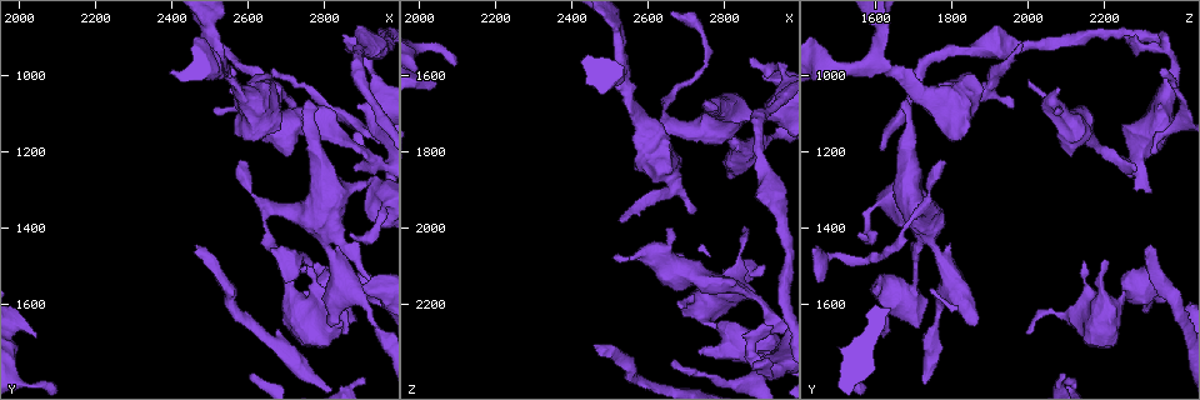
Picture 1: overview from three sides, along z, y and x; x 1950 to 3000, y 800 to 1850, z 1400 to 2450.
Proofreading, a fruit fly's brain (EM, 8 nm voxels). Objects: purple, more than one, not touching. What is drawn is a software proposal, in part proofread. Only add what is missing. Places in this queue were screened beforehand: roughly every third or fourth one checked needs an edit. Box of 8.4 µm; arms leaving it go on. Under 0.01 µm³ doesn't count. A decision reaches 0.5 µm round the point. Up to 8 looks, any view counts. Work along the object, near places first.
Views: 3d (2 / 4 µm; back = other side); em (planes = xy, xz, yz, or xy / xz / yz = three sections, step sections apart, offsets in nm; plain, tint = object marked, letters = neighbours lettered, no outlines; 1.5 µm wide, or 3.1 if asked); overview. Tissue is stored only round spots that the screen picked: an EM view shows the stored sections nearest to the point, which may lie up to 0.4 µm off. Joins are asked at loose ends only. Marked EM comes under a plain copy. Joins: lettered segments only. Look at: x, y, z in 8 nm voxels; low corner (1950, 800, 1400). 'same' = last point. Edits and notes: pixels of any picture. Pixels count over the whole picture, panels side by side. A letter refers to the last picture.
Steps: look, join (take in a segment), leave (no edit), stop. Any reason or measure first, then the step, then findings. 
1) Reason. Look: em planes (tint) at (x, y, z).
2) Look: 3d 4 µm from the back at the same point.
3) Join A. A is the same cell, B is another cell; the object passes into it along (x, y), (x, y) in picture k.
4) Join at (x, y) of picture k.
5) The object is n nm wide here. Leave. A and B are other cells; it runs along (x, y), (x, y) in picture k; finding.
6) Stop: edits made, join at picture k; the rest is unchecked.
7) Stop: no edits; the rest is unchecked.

An open end. Look: em planes (letters) at (2755, 1060, 1670).

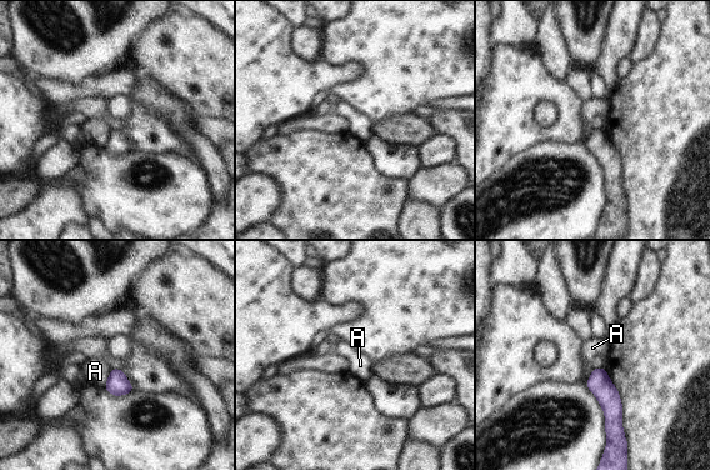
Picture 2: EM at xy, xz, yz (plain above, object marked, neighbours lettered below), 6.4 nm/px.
Leave. A is another cell; it runs along (595, 371), (613, 408), (614, 433) in picture 2; none of them fits.

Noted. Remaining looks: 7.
An open end. Look: em yz step 4 (tint) at (2920, 900, 2250).

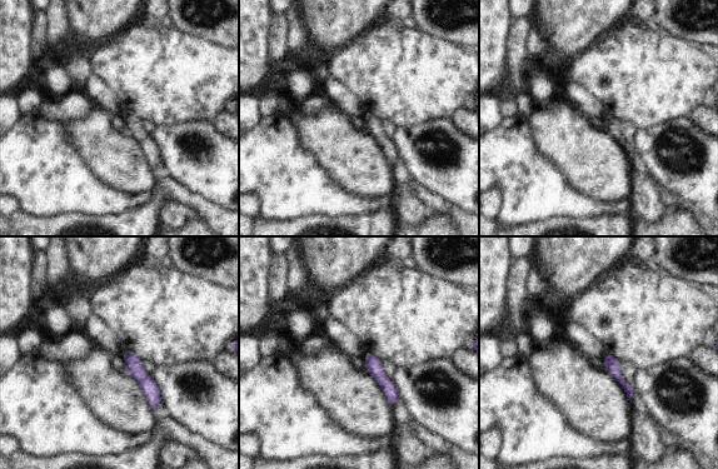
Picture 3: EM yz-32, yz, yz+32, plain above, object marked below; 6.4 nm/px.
Cut it another way. Look: em xy step 4 (letters) at the same point.

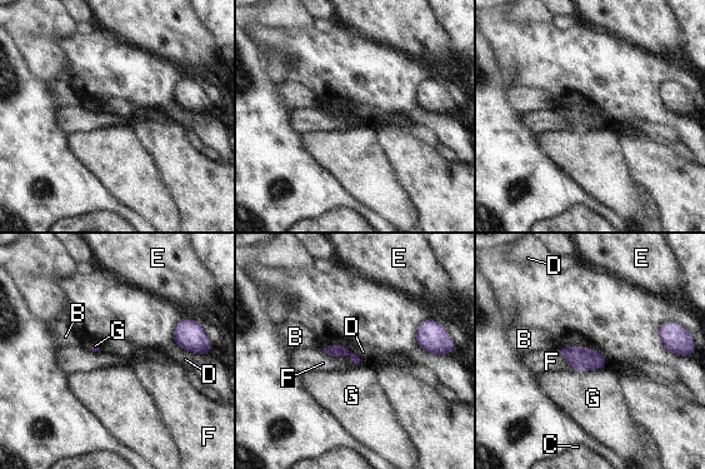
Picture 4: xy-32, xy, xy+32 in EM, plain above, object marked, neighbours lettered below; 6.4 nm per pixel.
Leave. B, C, D, E, F and G are other cells; a border runs along (175, 343), (184, 349), (201, 354) in picture 4; no lettered segment goes on from it.

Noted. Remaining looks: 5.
End of a long branch. Look: em planes (tint) at (2460, 1445, 2325).

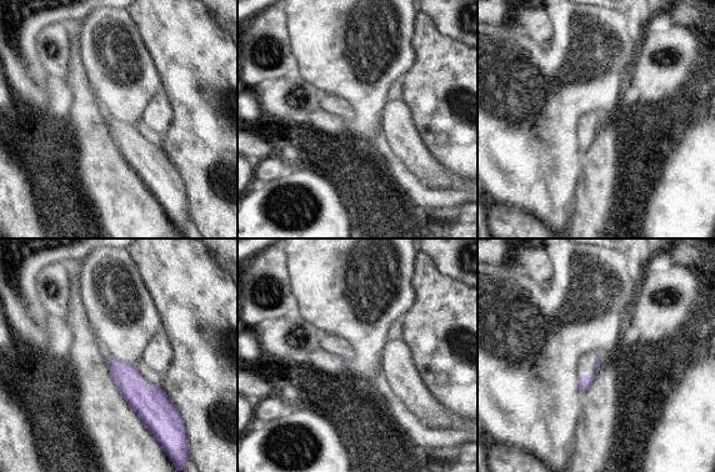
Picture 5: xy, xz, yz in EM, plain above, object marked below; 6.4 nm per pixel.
Look: em planes (letters) at the same point.

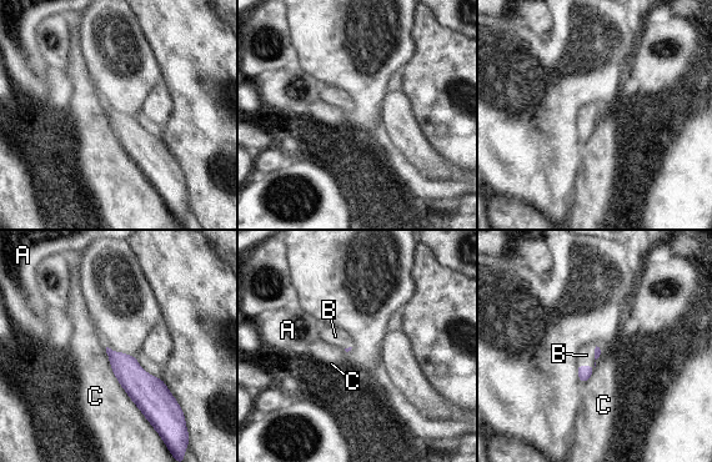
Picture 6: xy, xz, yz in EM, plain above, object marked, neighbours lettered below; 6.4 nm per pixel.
Join at (586, 355) of picture 6. B is the same cell, A and C are other cells; the object passes into it along (585, 372), (595, 363), (586, 355) in picture 6; it goes on there.

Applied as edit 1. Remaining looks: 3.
Stop: edits made, join at picture 6; the rest is unchecked.

